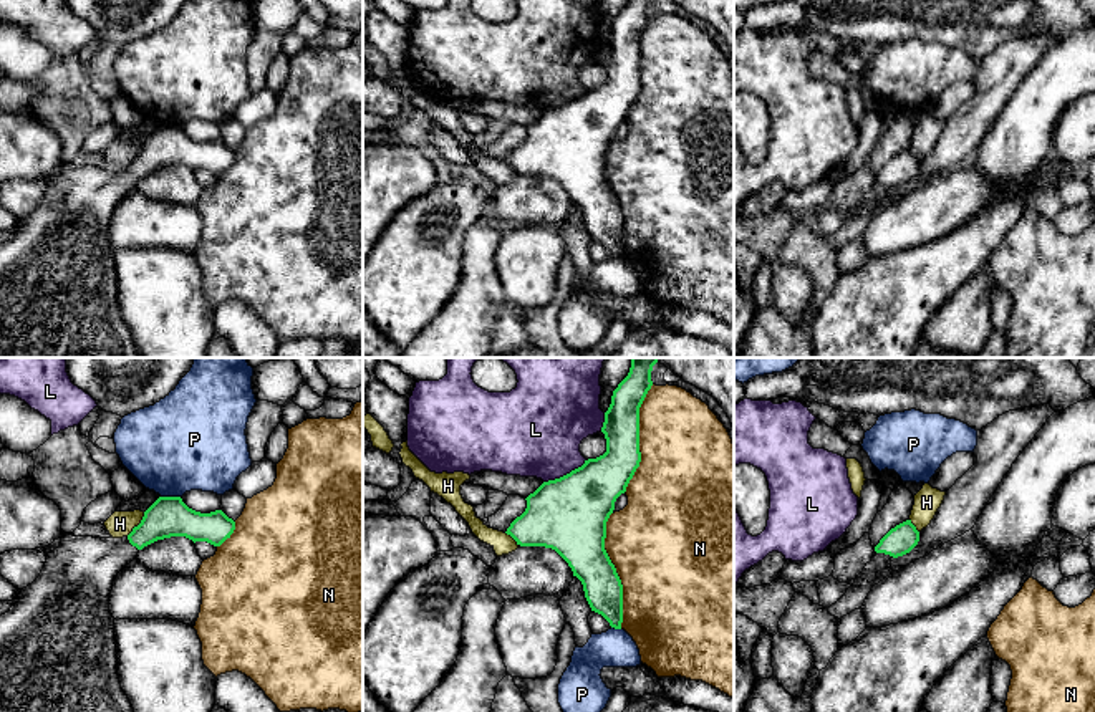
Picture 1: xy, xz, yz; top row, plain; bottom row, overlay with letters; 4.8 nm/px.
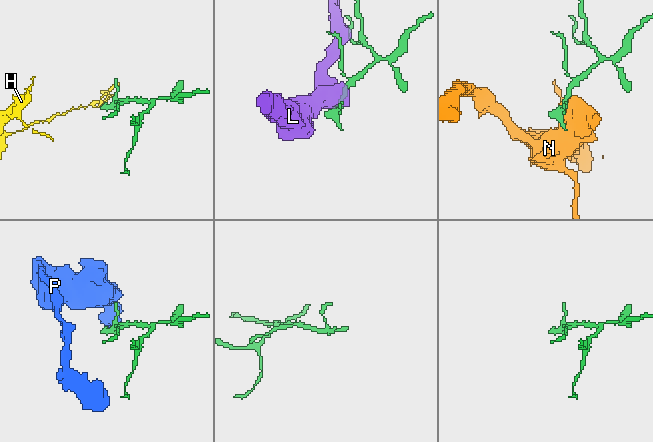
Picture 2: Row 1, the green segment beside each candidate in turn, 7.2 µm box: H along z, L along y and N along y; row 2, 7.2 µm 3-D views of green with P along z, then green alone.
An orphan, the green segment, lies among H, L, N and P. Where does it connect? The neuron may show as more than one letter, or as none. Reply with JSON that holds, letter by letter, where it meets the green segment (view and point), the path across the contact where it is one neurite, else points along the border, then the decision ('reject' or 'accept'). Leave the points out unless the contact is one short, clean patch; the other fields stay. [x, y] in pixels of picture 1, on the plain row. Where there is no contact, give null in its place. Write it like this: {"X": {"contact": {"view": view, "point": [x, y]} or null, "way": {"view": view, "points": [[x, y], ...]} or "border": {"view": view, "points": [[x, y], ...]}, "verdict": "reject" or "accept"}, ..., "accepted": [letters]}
{"H": {"contact": {"view": "xy", "point": [139, 153]}, "verdict": "reject"}, "L": {"contact": {"view": "xz", "point": [567, 103]}, "verdict": "reject"}, "N": {"contact": {"view": "xz", "point": [615, 199]}, "verdict": "reject"}, "P": {"contact": {"view": "xy", "point": [171, 126]}, "verdict": "reject"}, "accepted": []}

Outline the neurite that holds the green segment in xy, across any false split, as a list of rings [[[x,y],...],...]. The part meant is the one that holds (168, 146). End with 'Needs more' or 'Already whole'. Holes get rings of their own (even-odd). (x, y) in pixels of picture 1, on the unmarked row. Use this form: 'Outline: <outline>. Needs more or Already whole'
Outline: [[[159,126],[128,166],[65,162],[60,176],[46,184],[40,205],[18,219],[13,235],[0,245],[0,358],[141,358],[118,305],[114,247],[109,240],[113,209],[144,176],[157,169],[186,166],[194,172],[220,176],[234,159],[235,151],[222,139],[200,142],[189,137],[181,126]]]. Needs more

